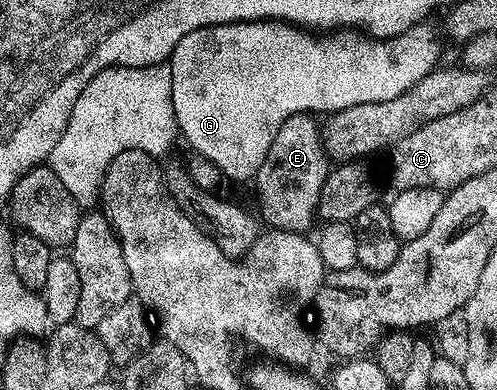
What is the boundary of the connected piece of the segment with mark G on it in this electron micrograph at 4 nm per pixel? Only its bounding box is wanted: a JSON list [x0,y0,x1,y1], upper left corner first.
[167,19,442,180]

